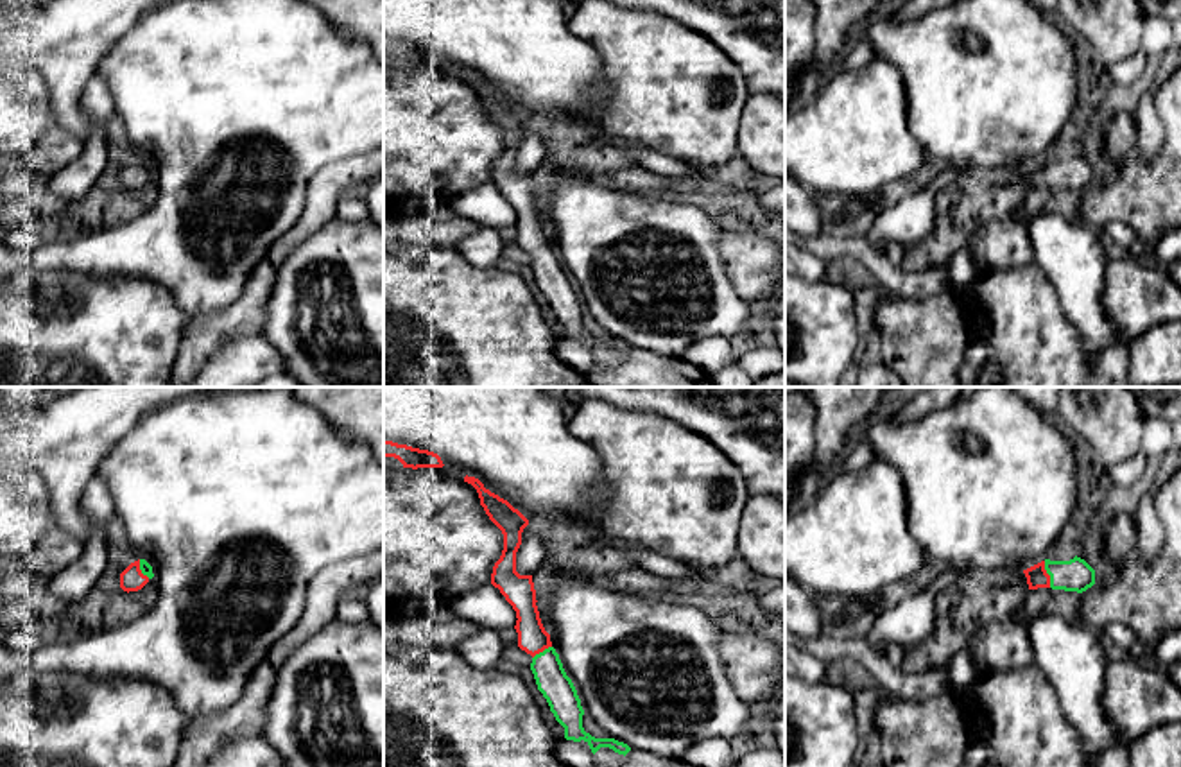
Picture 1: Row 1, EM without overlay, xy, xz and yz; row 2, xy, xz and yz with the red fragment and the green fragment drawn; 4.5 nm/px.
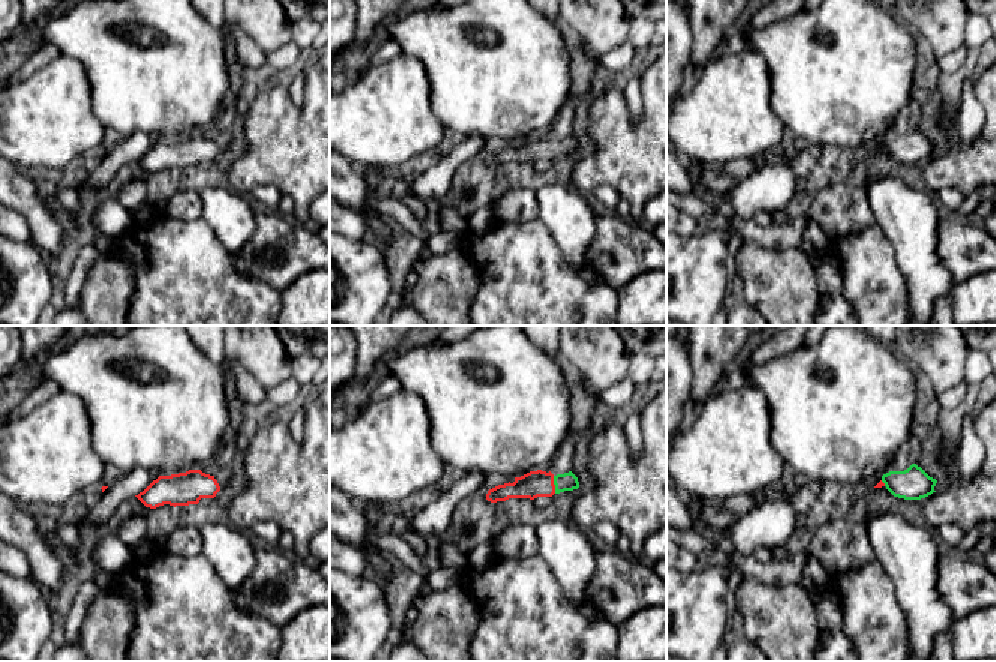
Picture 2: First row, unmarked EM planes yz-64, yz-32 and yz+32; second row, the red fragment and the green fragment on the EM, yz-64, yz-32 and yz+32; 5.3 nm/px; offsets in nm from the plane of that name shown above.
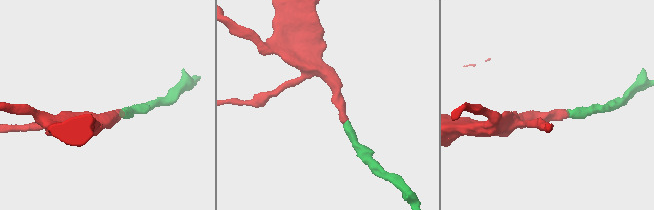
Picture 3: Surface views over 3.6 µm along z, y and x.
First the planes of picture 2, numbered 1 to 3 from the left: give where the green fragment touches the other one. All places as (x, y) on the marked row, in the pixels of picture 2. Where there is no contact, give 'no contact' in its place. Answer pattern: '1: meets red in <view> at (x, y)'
1: no contact
2: meets red in yz-32 at (554, 485)
3: meets red in yz+32 at (884, 484)

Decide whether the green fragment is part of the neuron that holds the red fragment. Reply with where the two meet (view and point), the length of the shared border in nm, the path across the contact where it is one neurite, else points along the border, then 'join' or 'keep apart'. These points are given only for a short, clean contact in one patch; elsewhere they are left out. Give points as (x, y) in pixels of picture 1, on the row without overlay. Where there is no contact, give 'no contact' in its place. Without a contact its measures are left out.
contact yz (1047, 172); length 120 nm; way yz (1036, 174), (1047, 172), (1077, 174); join

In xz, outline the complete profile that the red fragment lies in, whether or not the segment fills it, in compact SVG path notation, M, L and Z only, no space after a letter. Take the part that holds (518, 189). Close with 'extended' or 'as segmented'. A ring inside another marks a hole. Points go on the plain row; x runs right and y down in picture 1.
M466 73L464 81L477 88L480 104L504 133L504 149L493 165L491 183L500 188L516 210L518 246L532 254L530 269L538 289L547 297L556 319L565 326L565 337L573 340L584 339L593 353L600 346L609 346L625 355L631 349L627 342L615 337L595 337L584 330L581 297L563 267L559 253L552 246L550 233L541 222L532 174L516 170L516 151L529 118L507 99L486 88L478 77Z; extended

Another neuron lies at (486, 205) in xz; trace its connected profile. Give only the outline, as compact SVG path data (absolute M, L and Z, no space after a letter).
M493 183L473 188L453 201L457 215L477 222L480 228L504 231L516 224L516 210Z

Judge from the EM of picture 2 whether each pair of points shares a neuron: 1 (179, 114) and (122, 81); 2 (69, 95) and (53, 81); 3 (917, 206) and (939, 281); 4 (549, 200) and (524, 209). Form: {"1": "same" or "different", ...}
{"1": "same", "2": "same", "3": "same", "4": "different"}

